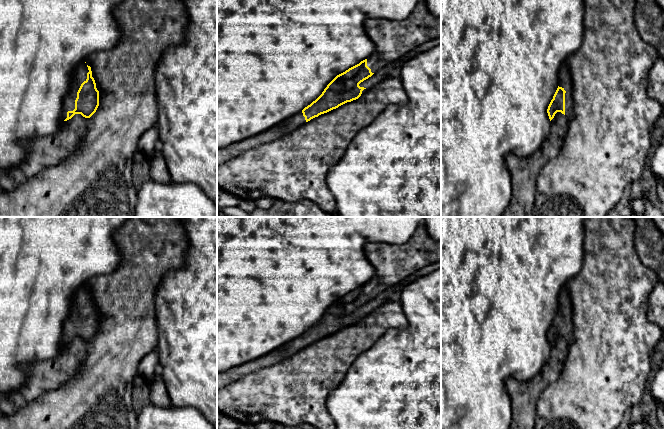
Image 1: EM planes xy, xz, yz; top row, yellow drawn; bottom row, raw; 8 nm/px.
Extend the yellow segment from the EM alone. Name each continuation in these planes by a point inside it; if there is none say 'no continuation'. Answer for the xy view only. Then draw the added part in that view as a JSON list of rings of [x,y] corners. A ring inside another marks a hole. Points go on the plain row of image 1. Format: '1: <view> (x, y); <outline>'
1: xy (79, 300); [[[82,286],[76,290],[72,299],[71,311],[69,312],[67,318],[64,320],[63,332],[62,336],[60,337],[60,347],[64,346],[64,344],[67,342],[68,335],[73,335],[75,333],[77,316],[81,308],[86,305],[88,296],[89,294],[85,286]]]

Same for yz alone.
1: yz (564, 299); [[[564,286],[559,293],[559,311],[562,311],[565,317],[565,340],[567,346],[569,346],[573,340],[573,318],[572,318],[572,307],[571,307],[571,300],[569,296],[569,291],[566,286]]]

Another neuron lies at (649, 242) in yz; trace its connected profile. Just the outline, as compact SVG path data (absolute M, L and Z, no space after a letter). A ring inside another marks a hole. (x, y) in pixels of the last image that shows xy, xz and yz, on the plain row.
M632 217L636 224L635 248L642 263L651 268L665 284L665 235L656 227L653 217Z

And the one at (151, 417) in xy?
M146 406L138 414L136 429L215 429L197 409L185 407Z

